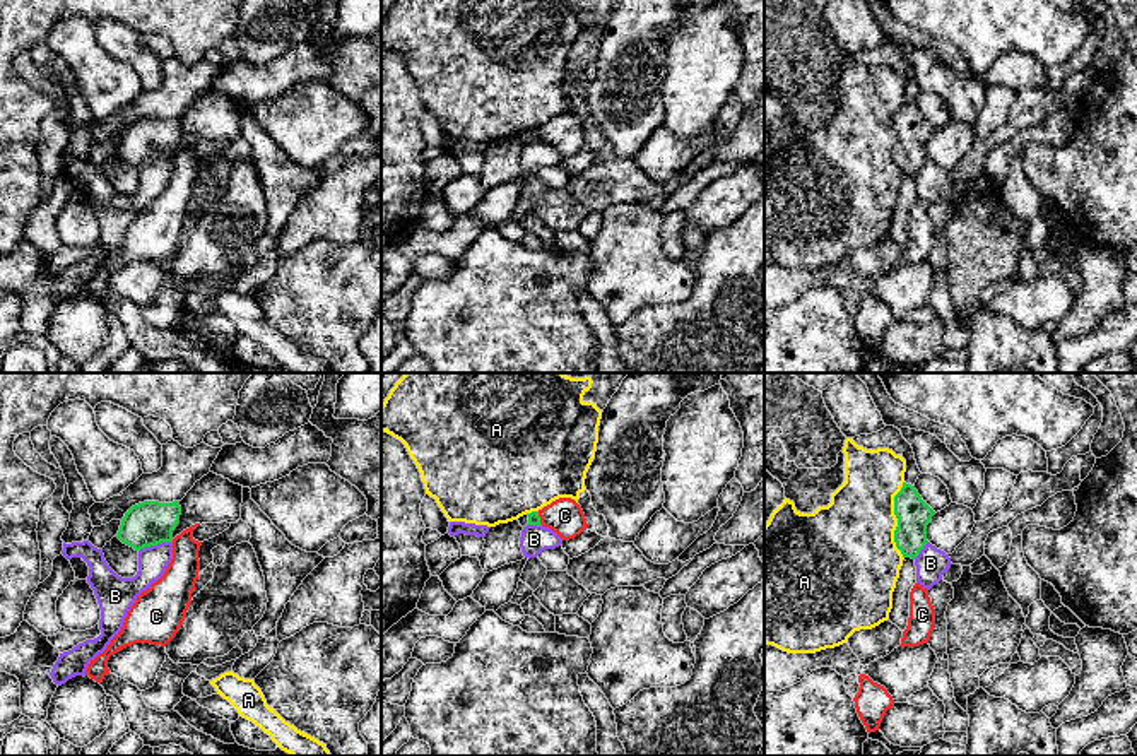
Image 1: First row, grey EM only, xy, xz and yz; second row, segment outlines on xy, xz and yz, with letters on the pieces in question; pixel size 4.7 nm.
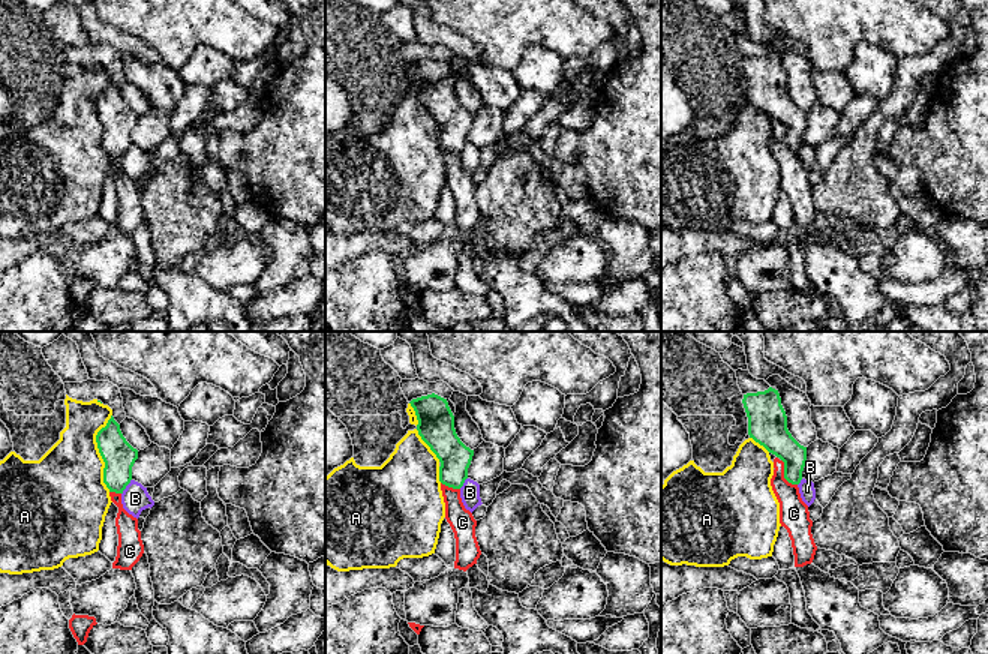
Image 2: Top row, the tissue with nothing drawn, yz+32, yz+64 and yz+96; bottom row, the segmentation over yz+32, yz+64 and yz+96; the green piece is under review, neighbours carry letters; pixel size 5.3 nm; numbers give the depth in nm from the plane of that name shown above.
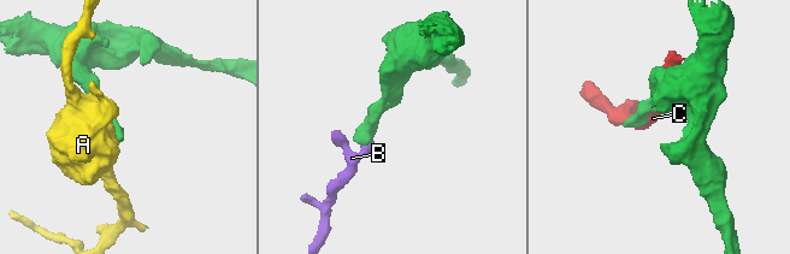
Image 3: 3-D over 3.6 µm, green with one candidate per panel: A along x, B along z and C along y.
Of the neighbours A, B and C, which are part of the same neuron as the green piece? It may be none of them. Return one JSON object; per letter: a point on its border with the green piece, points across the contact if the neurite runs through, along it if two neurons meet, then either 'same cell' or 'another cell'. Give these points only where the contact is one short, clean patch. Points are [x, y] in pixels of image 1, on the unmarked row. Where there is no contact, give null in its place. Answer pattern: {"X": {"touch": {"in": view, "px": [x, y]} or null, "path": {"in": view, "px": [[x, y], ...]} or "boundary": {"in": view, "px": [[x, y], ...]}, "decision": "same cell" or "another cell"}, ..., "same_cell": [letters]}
{"A": {"touch": {"in": "yz", "px": [898, 137]}, "decision": "another cell"}, "B": {"touch": {"in": "xy", "px": [154, 161]}, "boundary": {"in": "xy", "px": [[171, 158], [144, 163], [139, 168]]}, "decision": "another cell"}, "C": {"touch": {"in": "xz", "px": [539, 134]}, "decision": "another cell"}, "same_cell": []}

